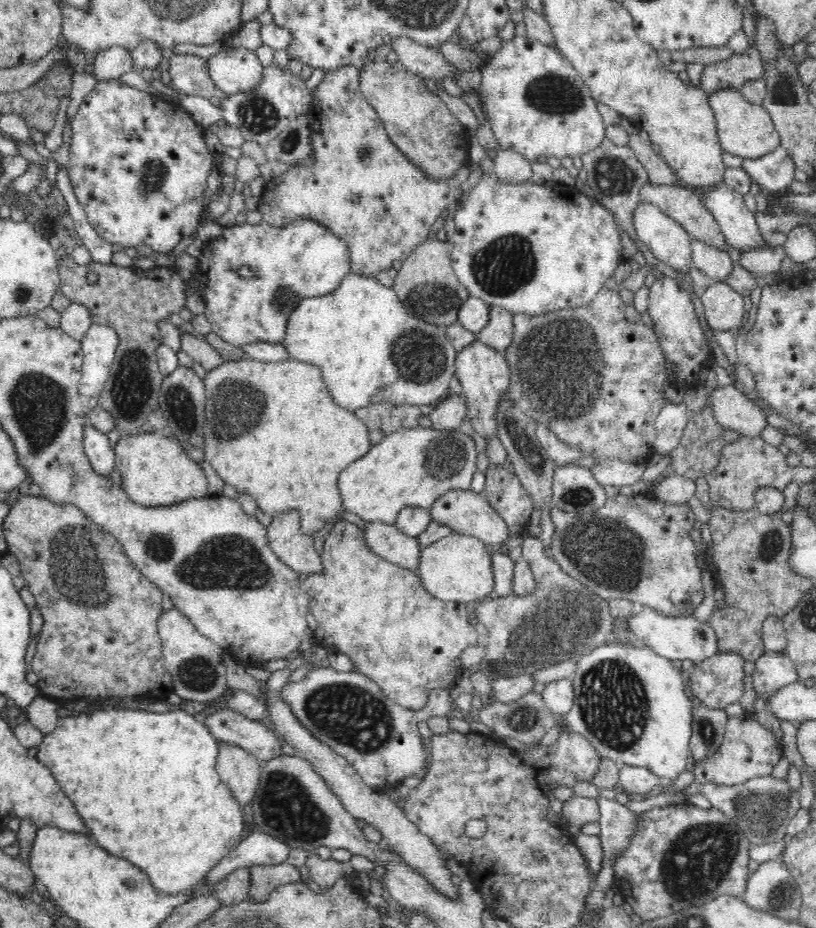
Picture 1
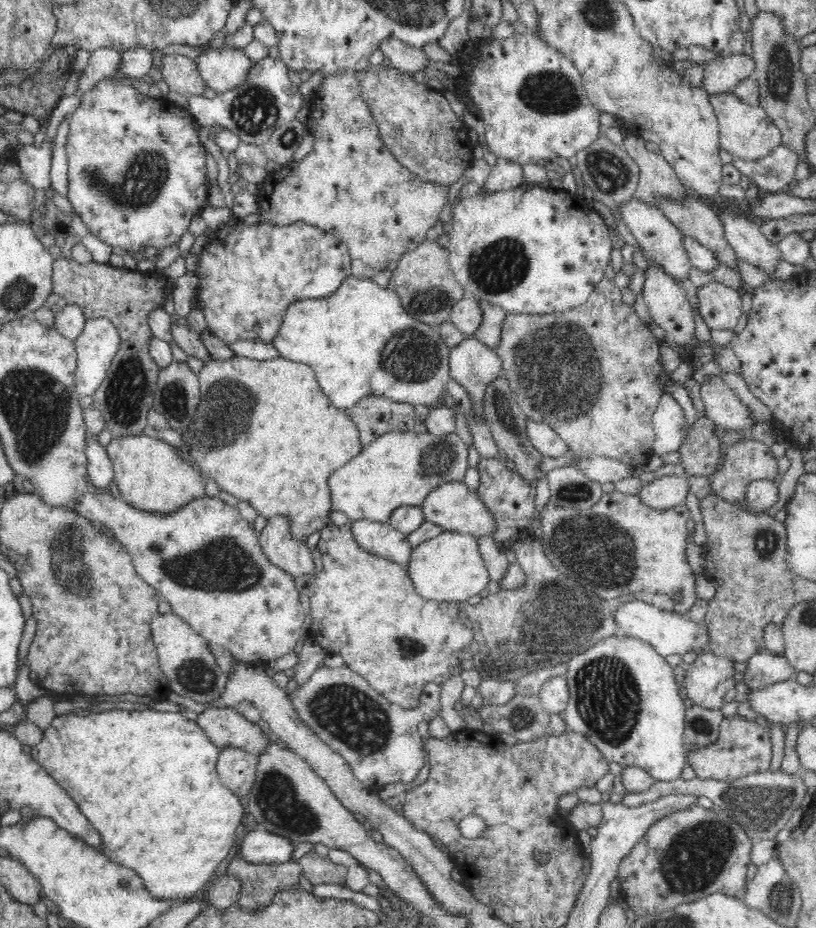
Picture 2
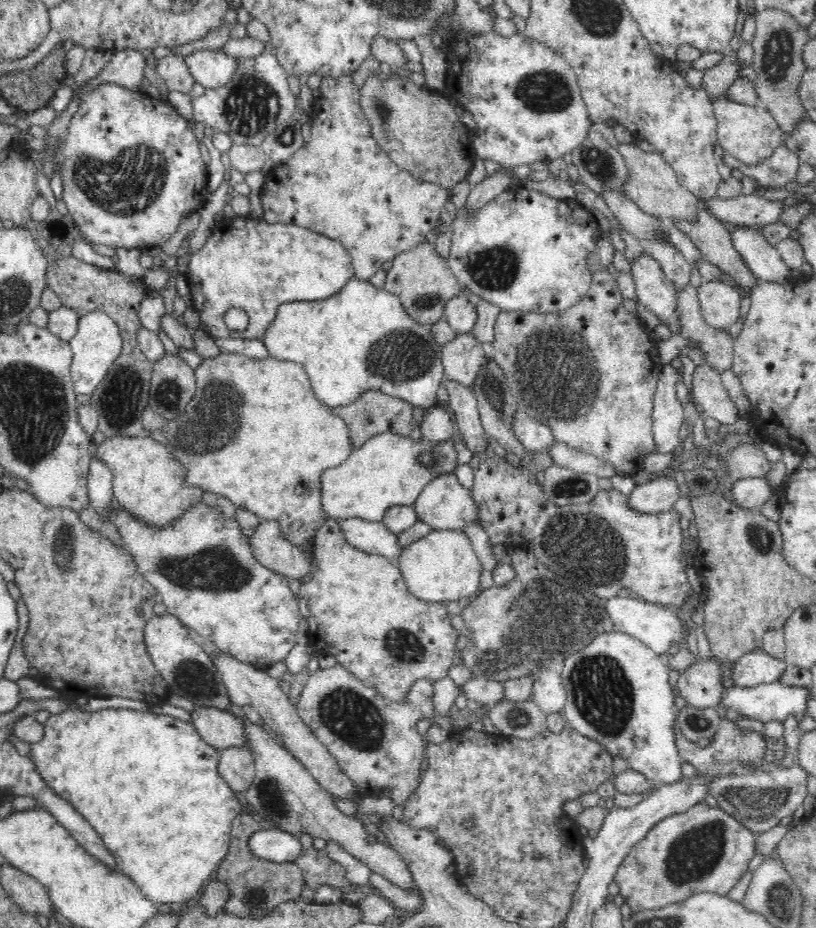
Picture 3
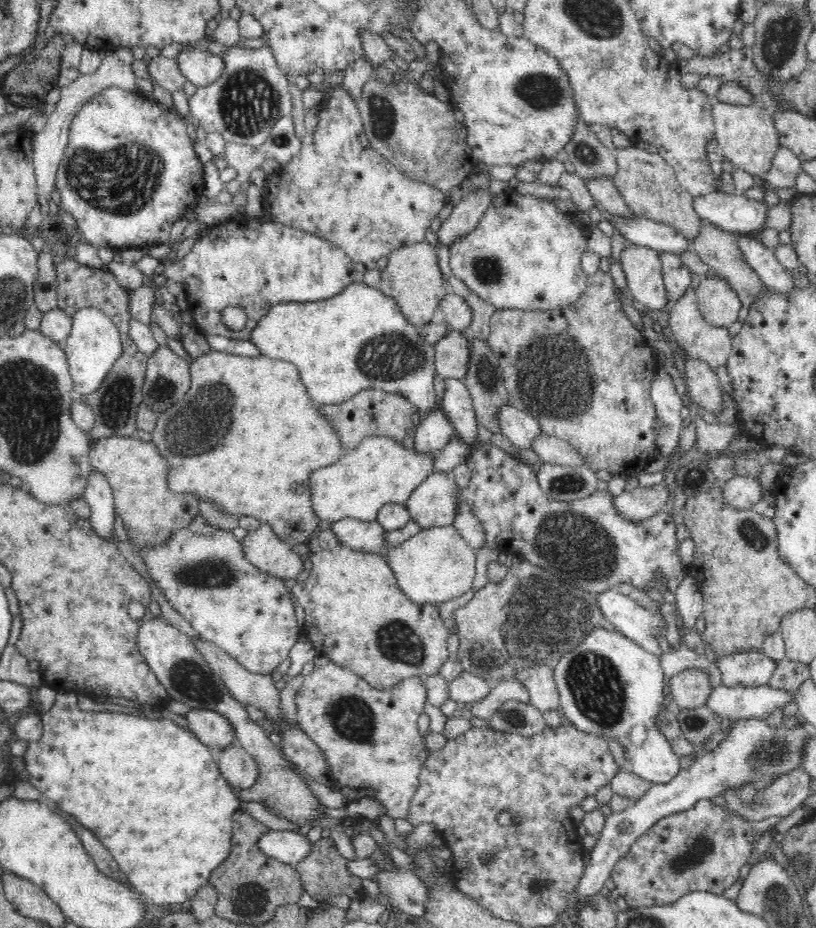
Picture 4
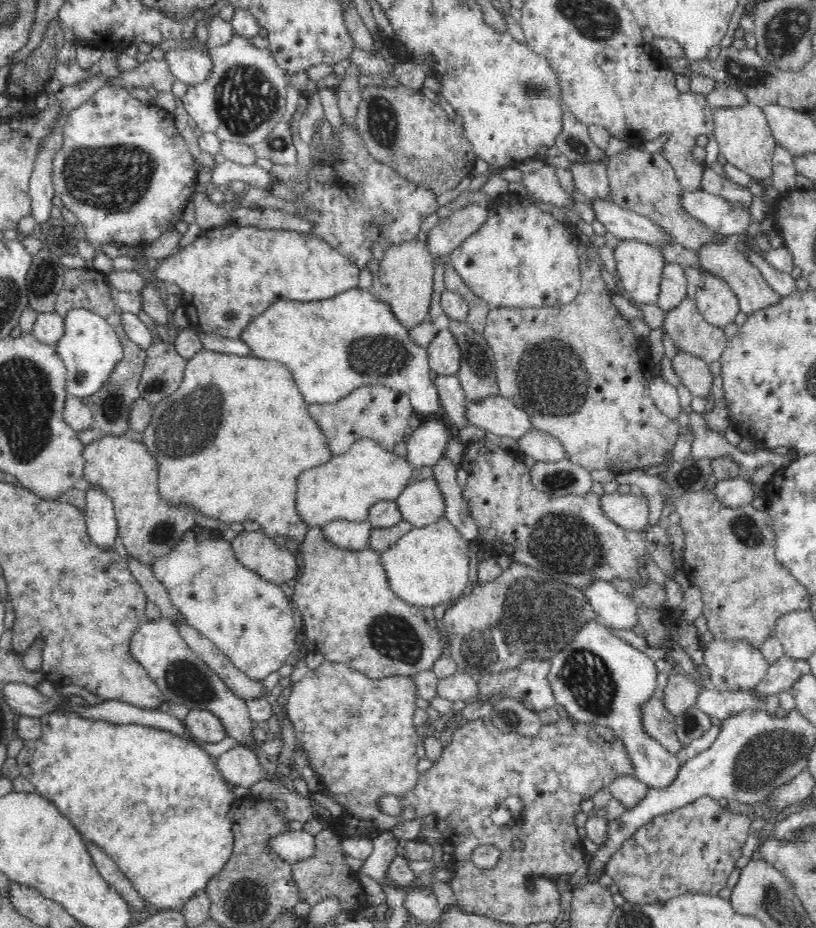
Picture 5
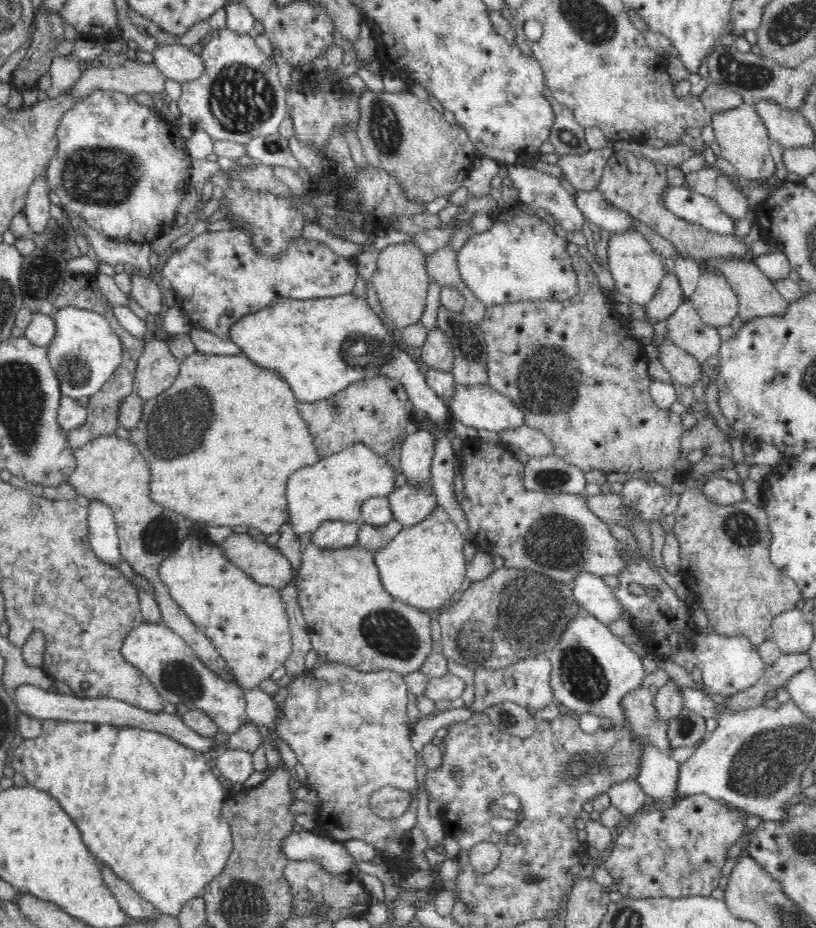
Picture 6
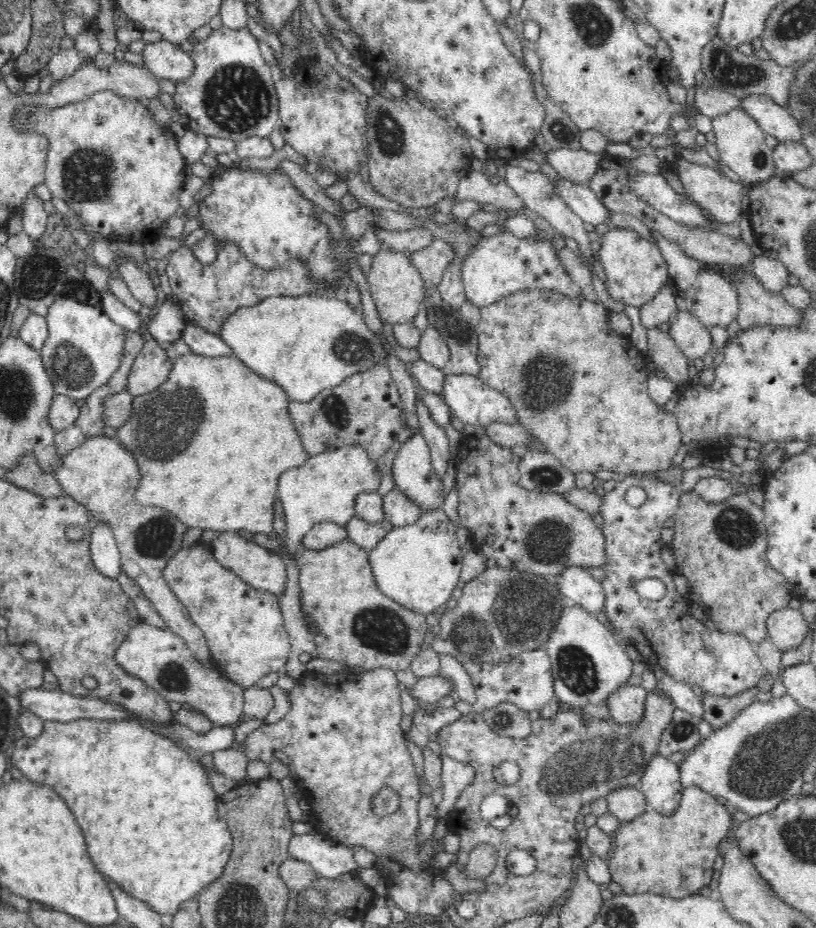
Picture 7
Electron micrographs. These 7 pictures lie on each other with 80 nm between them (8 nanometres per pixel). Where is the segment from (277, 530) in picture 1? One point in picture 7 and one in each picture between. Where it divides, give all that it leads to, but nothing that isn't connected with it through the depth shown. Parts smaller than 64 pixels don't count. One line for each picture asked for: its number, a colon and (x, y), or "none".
2: (281, 548)
3: (272, 550)
4: (265, 550)
5: (257, 551)
6: (266, 565)
7: (258, 567)

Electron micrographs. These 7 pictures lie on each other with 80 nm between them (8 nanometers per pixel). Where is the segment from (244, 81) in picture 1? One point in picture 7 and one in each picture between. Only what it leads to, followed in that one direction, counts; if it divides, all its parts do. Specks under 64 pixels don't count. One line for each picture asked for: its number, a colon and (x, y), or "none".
2: (223, 69)
3: (211, 68)
4: (201, 68)
5: (191, 66)
6: (175, 61)
7: (163, 59)

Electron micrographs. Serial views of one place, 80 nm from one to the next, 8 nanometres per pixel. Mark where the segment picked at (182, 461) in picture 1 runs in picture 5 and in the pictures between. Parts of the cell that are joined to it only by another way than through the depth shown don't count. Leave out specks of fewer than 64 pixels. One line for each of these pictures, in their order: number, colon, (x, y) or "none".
2: (152, 476)
3: (148, 483)
4: (137, 474)
5: (150, 528)

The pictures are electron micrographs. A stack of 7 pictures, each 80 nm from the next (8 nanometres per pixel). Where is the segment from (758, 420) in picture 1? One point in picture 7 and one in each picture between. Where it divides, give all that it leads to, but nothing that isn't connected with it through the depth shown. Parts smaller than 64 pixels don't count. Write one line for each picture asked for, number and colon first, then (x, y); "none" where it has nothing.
2: (722, 406)
3: (713, 399)
4: (704, 387)
5: (694, 373)
6: (685, 370)
7: (663, 351)

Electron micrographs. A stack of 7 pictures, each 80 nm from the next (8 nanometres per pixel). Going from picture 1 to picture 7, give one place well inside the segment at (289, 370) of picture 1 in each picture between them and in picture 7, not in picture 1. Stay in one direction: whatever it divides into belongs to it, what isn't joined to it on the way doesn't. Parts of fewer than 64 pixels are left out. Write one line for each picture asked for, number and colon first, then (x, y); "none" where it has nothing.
2: (264, 432)
3: (254, 433)
4: (255, 434)
5: (244, 435)
6: (252, 437)
7: (225, 480)

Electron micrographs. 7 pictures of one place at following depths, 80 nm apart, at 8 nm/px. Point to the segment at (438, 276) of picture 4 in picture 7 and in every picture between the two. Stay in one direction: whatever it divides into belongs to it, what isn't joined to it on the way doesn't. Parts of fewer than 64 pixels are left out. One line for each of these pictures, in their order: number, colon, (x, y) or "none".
5: (403, 281)
6: (400, 282)
7: (397, 288)

